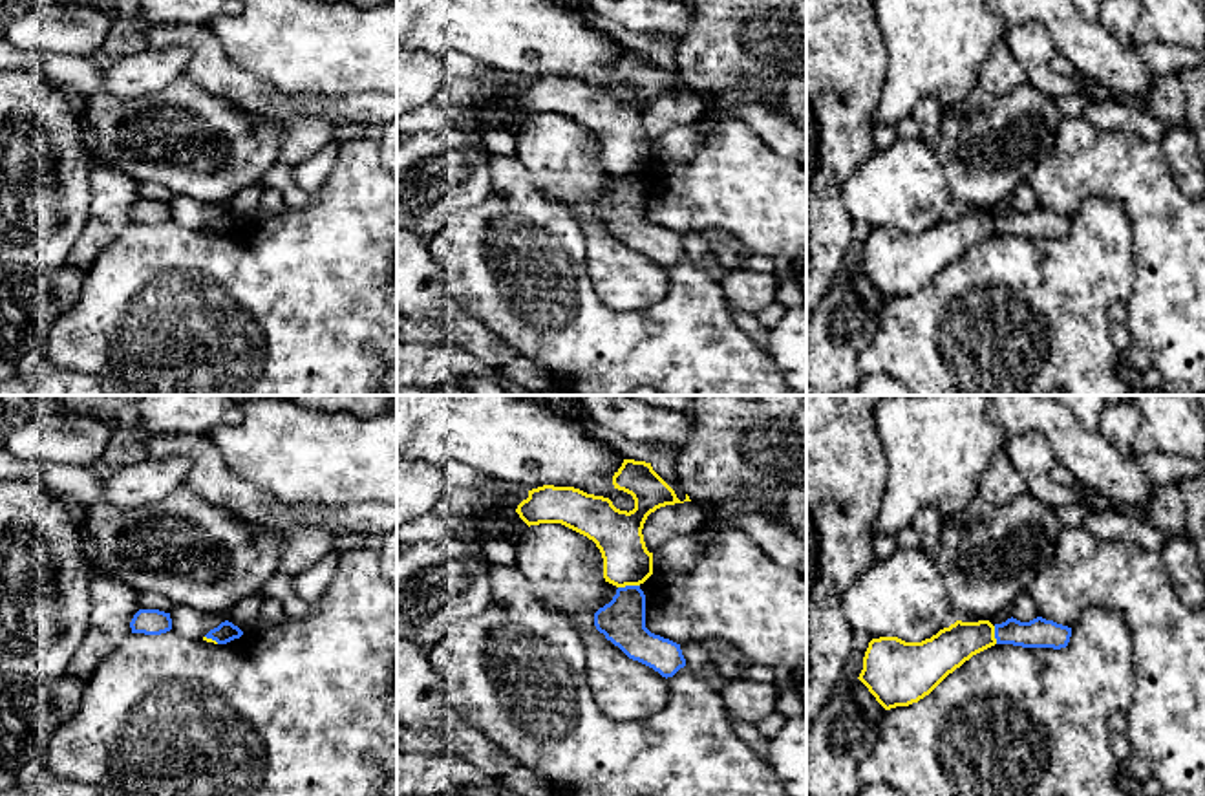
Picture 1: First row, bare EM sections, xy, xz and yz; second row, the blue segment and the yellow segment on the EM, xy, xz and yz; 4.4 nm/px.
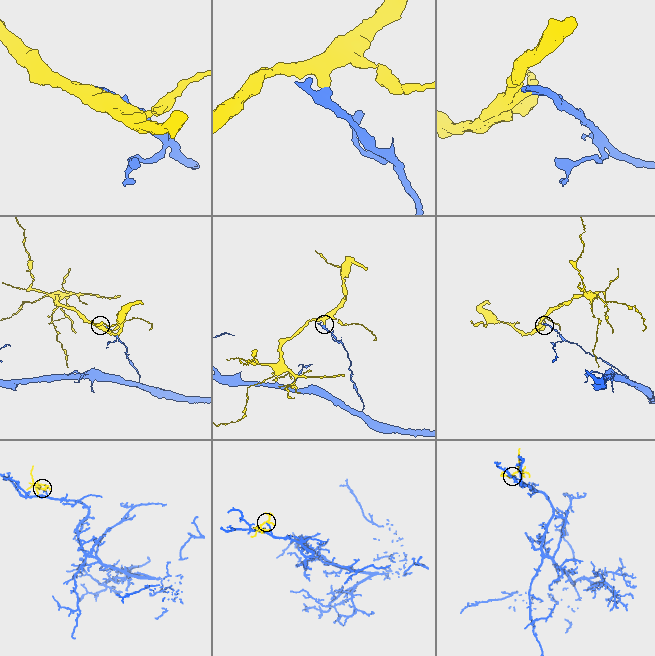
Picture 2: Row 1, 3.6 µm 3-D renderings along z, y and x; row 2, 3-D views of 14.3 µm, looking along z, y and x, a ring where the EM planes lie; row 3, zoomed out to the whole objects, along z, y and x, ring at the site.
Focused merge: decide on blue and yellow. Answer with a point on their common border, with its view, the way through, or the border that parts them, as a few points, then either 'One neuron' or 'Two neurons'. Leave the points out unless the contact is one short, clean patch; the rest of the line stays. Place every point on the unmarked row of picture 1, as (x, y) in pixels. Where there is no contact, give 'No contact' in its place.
Touches blue at xz (628, 176). Boundary: xz (639, 174), (618, 178). Two neurons

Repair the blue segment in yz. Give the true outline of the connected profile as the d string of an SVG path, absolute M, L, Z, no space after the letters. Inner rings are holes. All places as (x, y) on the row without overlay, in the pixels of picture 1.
M1037 207L1029 212L1008 209L995 214L997 234L1013 234L1022 238L1066 238L1072 227L1072 218Z

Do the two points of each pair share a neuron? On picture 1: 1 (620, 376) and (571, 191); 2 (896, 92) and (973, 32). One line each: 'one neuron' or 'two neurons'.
1: two neurons
2: one neuron

